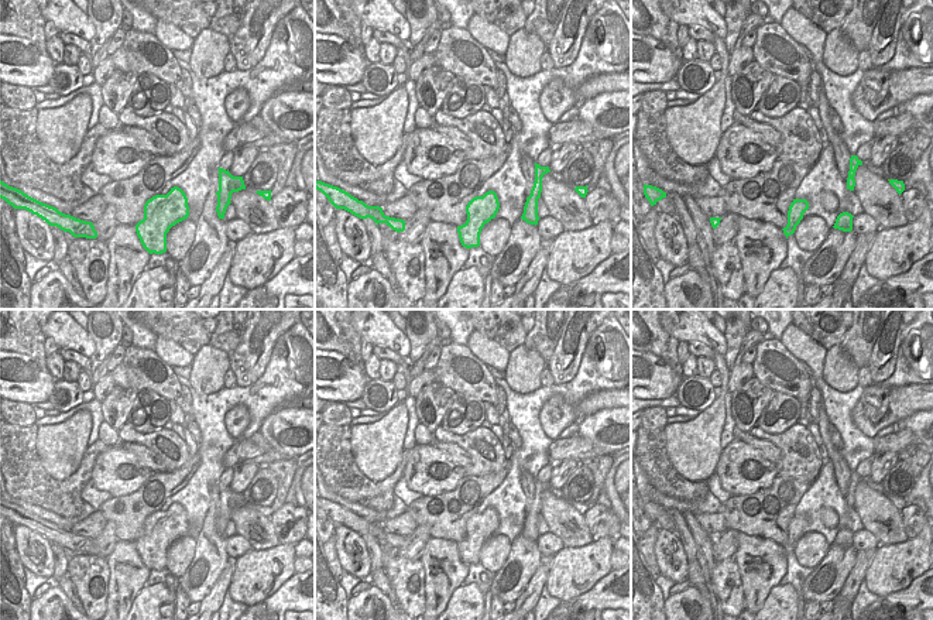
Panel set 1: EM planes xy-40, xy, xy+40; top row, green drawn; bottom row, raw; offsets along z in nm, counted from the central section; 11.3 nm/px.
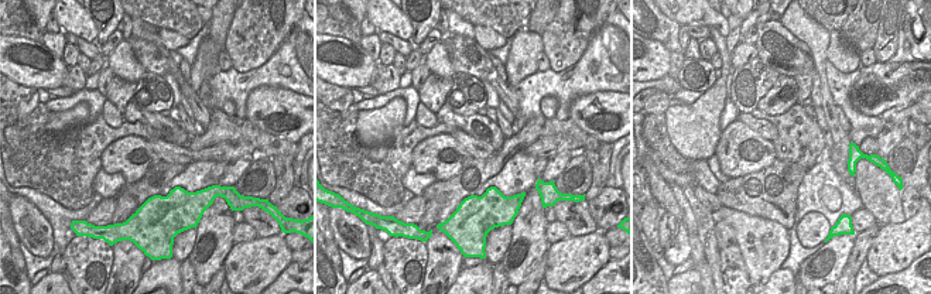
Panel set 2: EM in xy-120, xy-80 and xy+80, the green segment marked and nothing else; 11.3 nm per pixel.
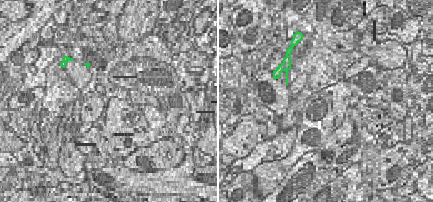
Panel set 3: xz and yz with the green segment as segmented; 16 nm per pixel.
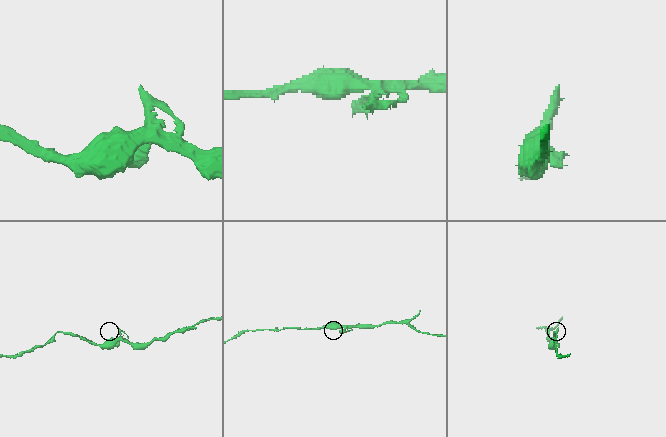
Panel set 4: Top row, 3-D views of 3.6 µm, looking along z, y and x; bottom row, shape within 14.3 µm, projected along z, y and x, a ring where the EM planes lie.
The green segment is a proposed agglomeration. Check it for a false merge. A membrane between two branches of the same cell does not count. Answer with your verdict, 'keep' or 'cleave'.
keep

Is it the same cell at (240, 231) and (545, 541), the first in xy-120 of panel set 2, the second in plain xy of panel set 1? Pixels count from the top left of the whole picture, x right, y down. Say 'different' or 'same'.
same

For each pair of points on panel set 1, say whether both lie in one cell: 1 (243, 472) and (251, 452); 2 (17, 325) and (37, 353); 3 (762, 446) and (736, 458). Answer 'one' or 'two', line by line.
1: two
2: one
3: two

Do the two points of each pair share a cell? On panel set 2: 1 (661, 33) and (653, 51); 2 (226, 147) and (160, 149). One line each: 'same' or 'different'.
1: different
2: same

